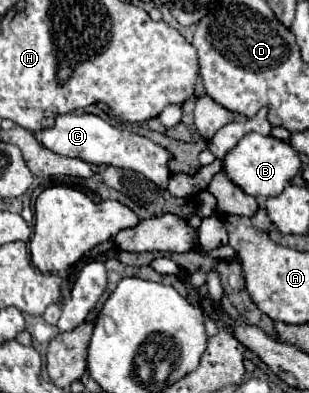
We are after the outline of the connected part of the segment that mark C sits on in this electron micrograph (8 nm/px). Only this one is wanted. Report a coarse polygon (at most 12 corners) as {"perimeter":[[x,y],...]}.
{"perimeter":[[58,115],[34,137],[58,155],[168,185],[170,153],[96,115]]}

